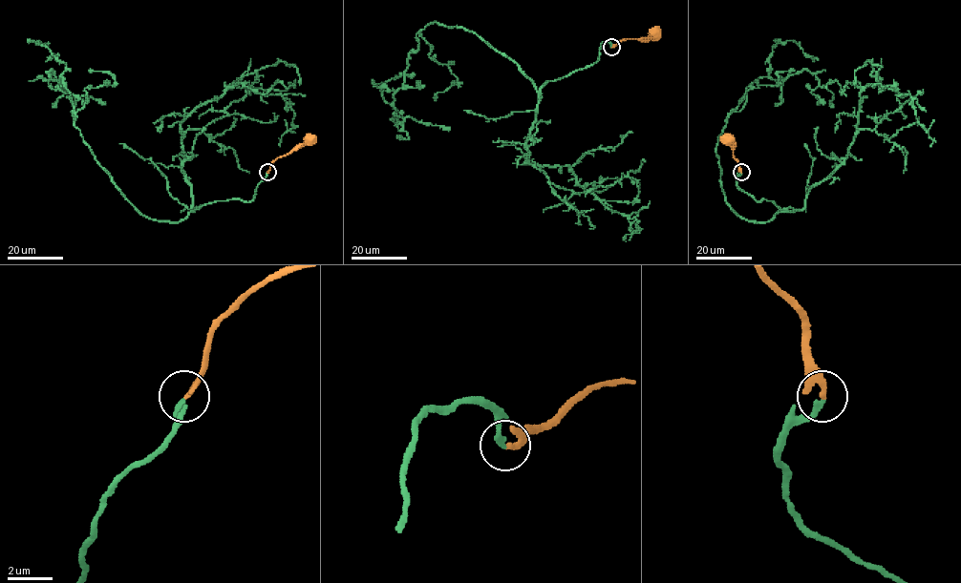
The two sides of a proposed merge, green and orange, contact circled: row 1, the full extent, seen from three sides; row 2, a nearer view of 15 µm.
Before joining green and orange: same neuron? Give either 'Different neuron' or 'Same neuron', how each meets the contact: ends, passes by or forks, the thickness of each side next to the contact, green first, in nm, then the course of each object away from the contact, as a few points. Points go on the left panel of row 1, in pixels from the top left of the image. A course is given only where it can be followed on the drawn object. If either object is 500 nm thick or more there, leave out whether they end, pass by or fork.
Same neuron. At the ring green ends. At the ring orange ends. Thickness 260 nm (green) against 220 nm. Course of green: (267, 173), (250, 201), (150, 218), (96, 159), (63, 77), (49, 72), (62, 93), (105, 105). Course of orange: (267, 173), (278, 157), (301, 147), (309, 139)

